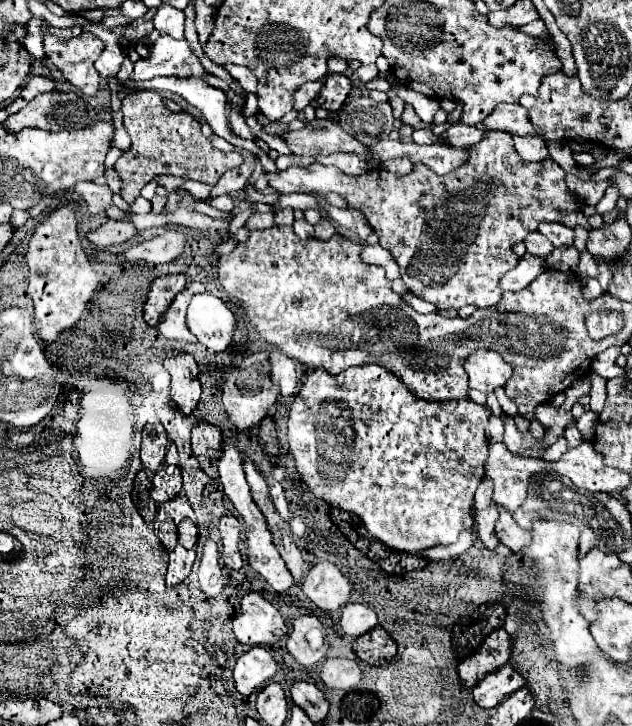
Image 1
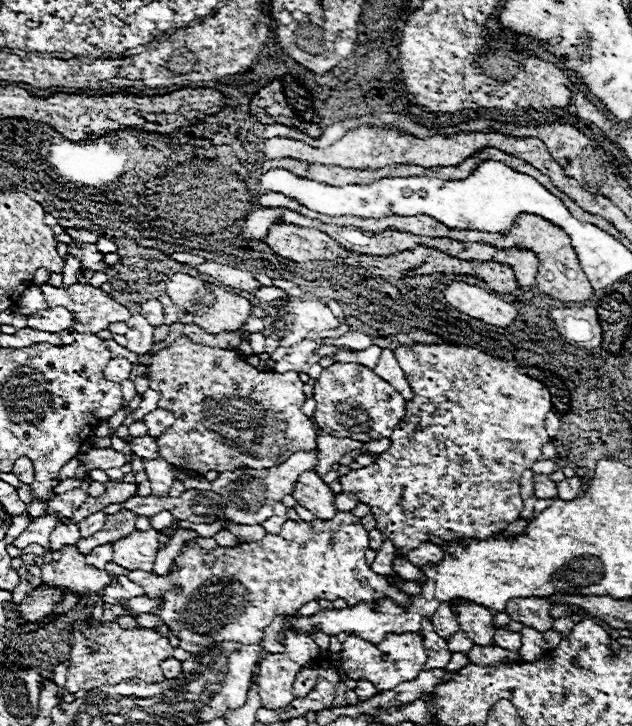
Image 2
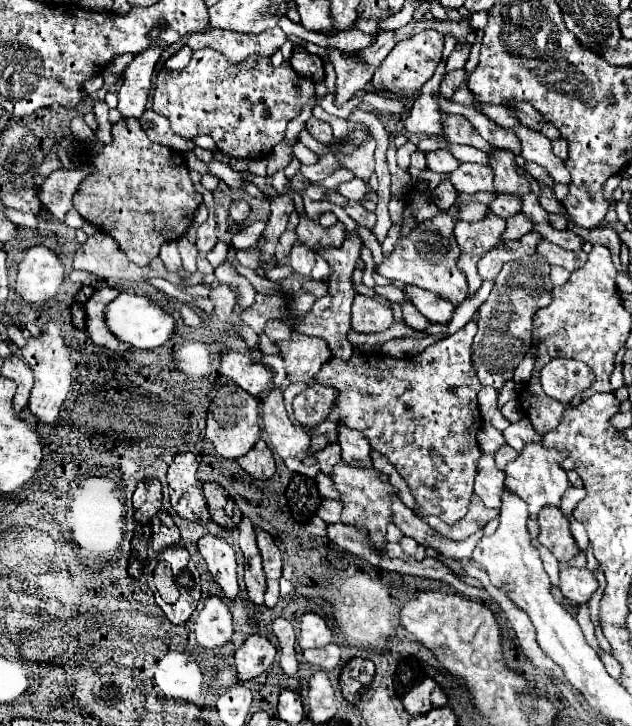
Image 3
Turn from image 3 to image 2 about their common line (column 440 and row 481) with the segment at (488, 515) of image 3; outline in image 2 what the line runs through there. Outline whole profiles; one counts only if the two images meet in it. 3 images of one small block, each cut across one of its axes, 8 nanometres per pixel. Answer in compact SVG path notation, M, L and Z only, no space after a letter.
M528 470L522 474L522 480L520 480L520 494L526 498L532 498L534 496L534 472Z

